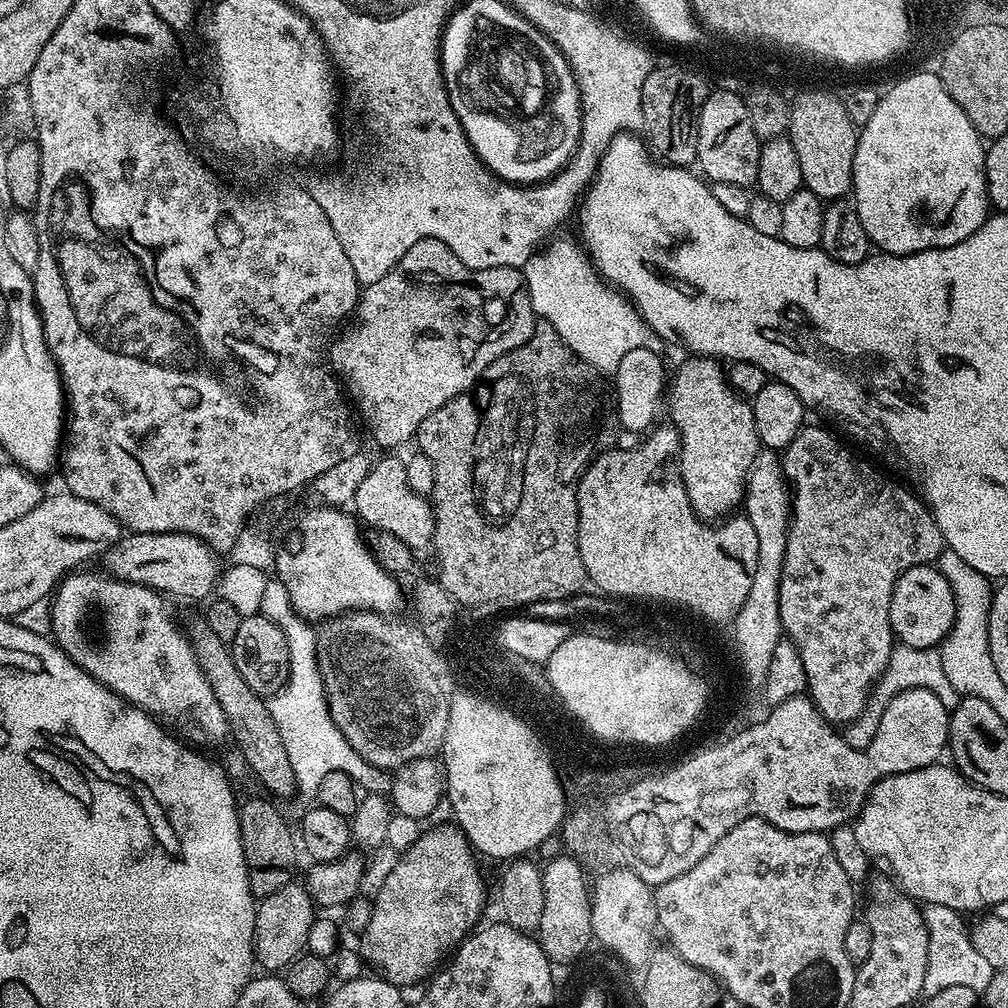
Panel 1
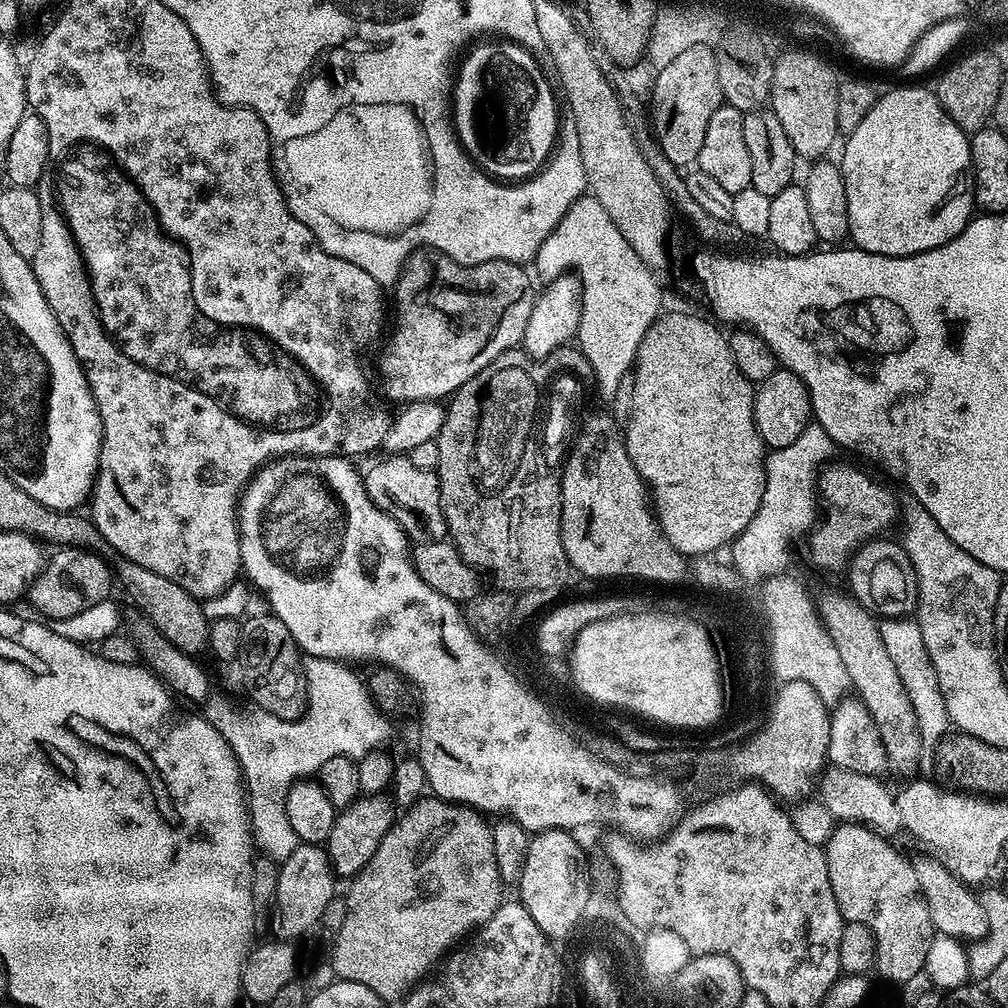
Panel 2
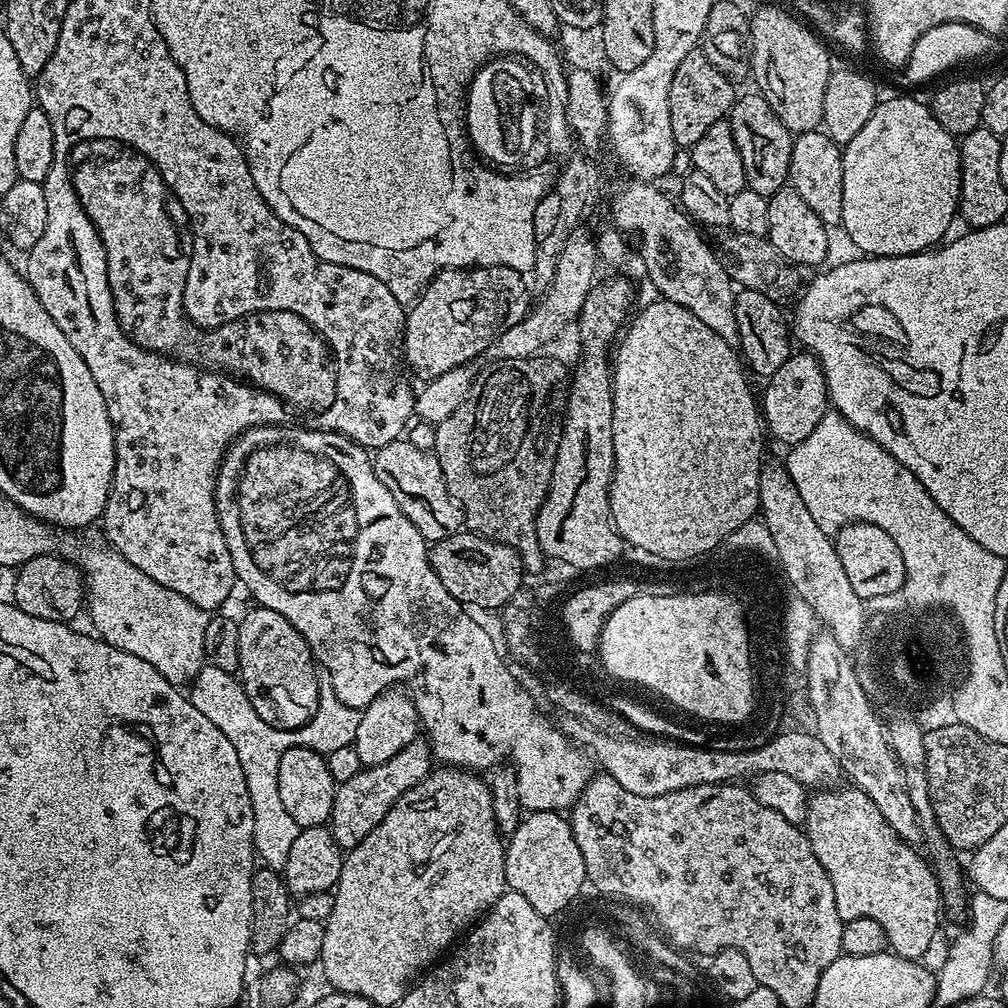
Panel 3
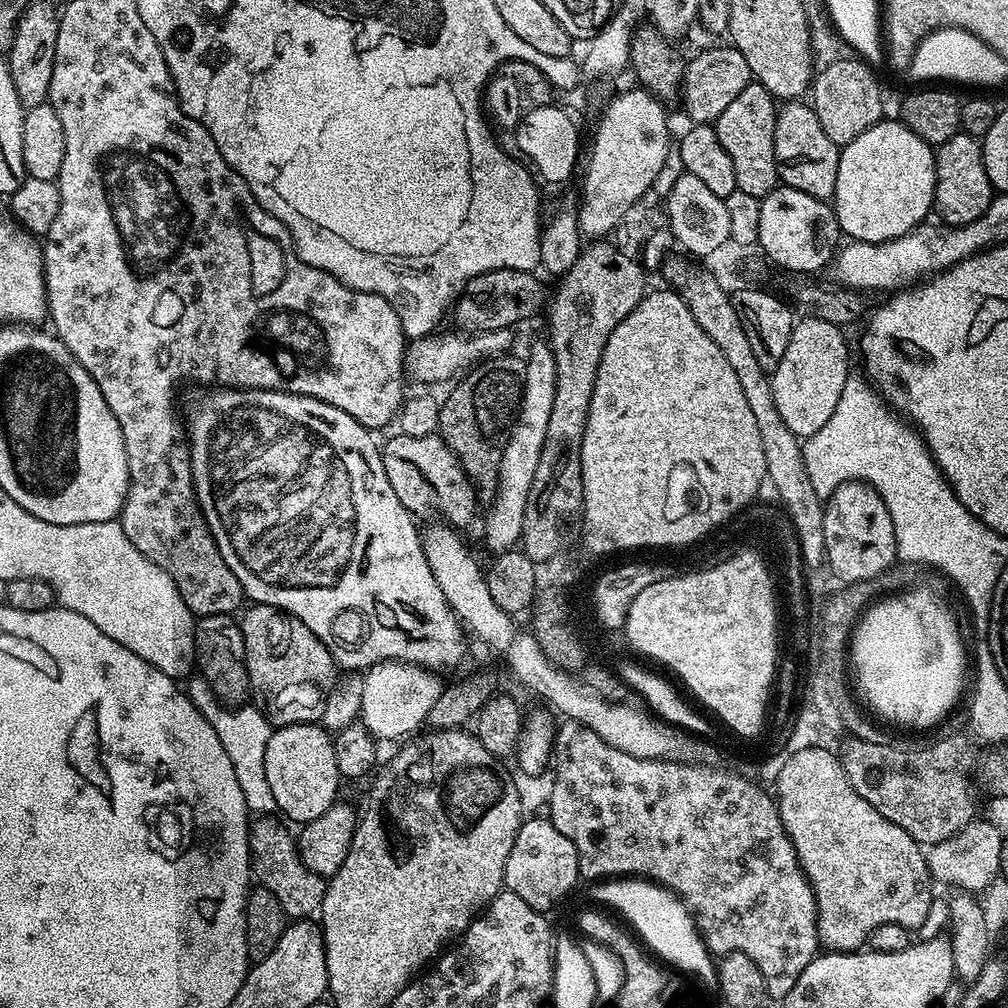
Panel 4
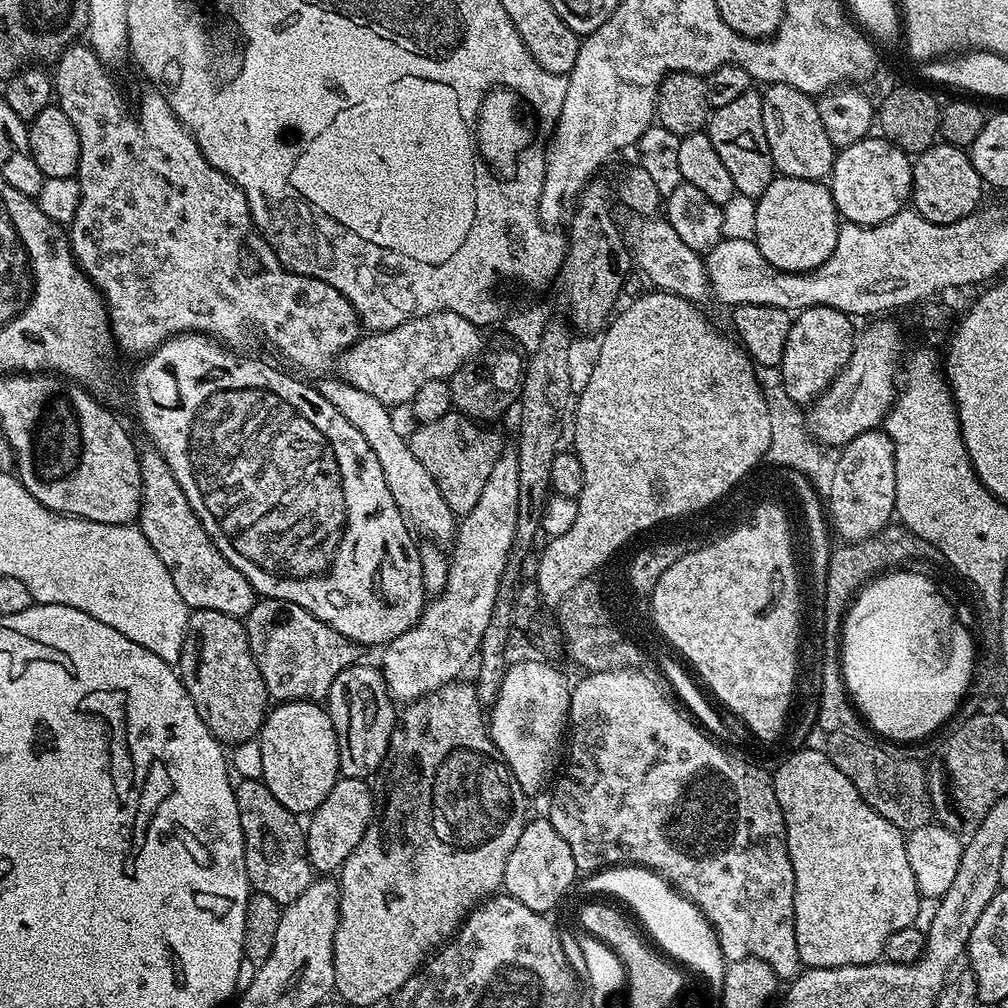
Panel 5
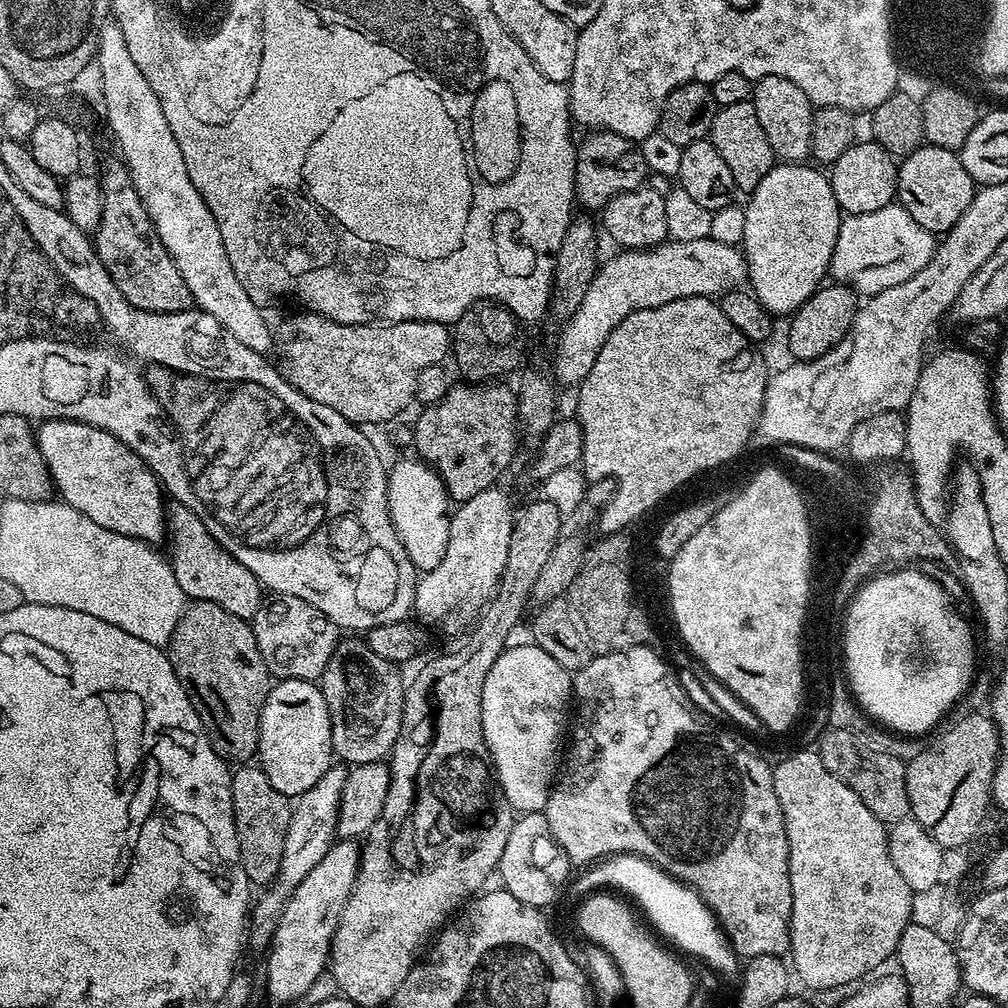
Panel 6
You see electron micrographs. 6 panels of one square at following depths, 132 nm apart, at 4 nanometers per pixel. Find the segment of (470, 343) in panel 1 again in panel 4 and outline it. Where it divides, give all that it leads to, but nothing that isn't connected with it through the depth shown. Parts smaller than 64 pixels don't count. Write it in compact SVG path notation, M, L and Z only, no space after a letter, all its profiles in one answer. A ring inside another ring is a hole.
M494 270L483 272L464 287L454 301L457 329L468 334L493 332L499 328L512 328L519 320L528 320L540 308L540 284L532 272L522 270Z

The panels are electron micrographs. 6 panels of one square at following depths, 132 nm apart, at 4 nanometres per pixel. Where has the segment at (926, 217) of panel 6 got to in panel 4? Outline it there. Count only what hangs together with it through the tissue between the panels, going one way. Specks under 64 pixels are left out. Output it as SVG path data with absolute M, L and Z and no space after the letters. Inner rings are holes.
M961 130L955 132L950 138L946 138L946 142L942 142L936 149L936 203L934 205L935 215L940 215L939 219L945 225L961 228L964 224L974 222L978 218L982 218L982 214L986 214L986 210L990 206L994 195L994 189L990 178L986 174L986 166L984 165L984 150L981 141L977 137L968 135L967 132Z

